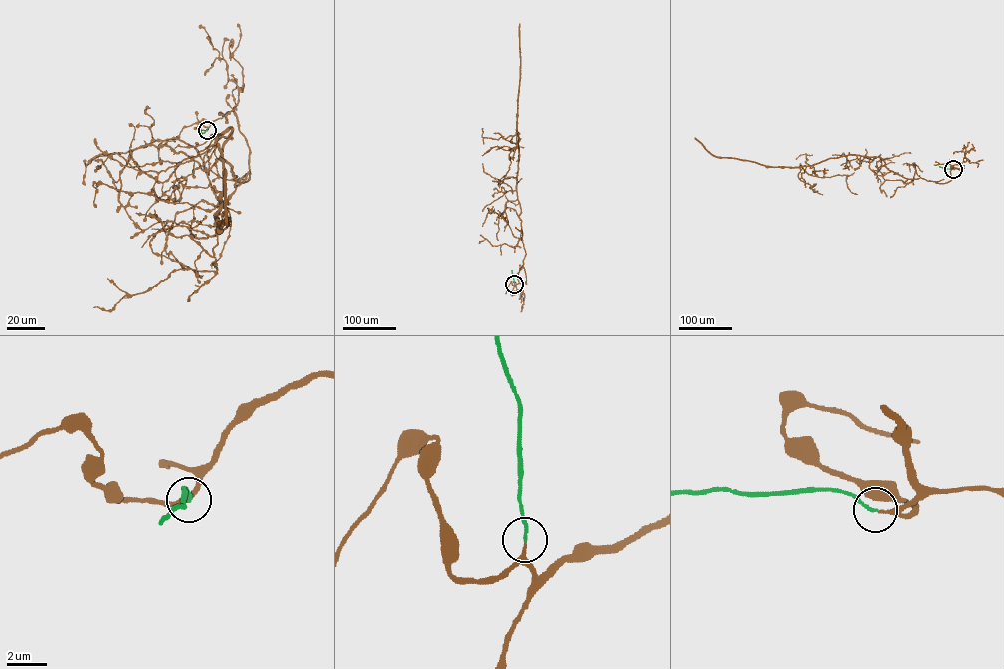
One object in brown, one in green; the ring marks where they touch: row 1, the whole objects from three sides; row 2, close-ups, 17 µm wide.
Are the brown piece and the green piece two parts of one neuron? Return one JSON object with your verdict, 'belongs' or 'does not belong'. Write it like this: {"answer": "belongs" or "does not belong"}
{"answer": "belongs"}

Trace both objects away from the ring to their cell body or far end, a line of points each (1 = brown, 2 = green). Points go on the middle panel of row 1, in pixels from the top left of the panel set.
1: (514, 284), (526, 284), (523, 260), (526, 254), (516, 190), (517, 115)
2: (514, 284), (512, 270)

